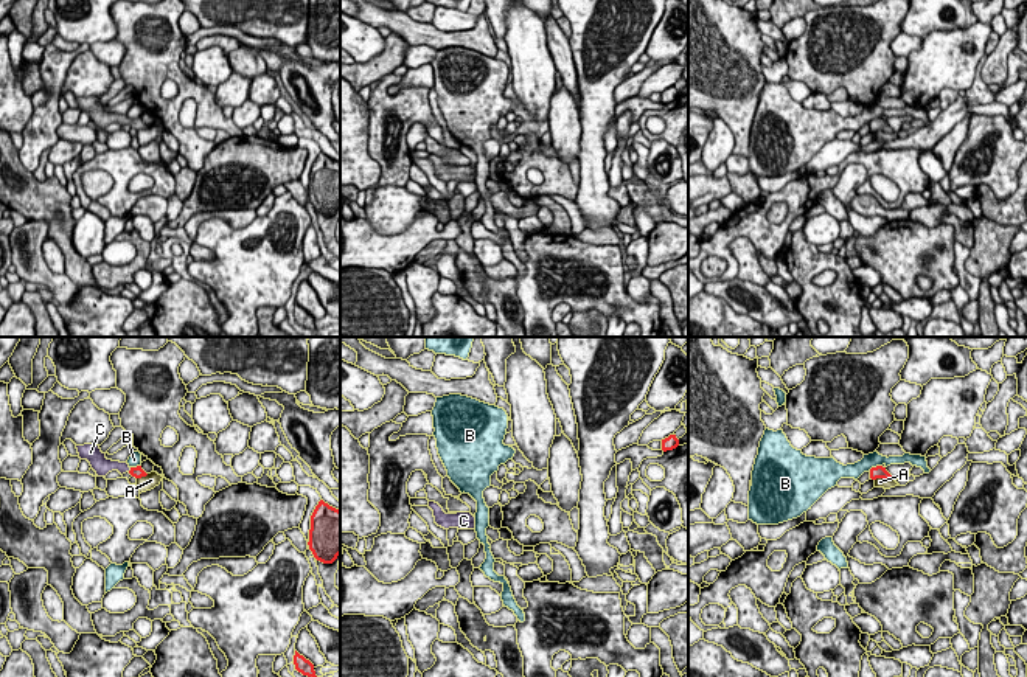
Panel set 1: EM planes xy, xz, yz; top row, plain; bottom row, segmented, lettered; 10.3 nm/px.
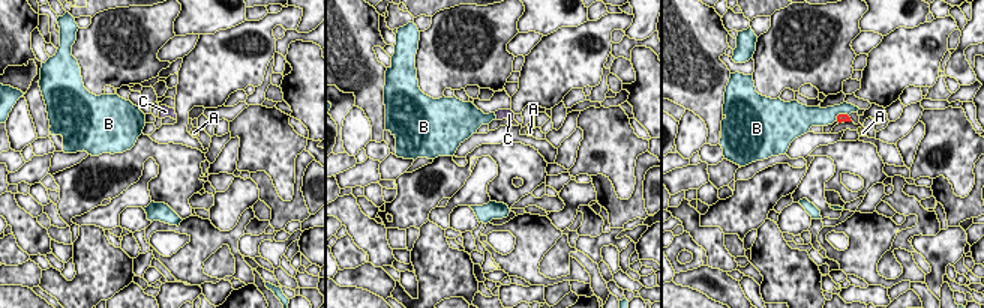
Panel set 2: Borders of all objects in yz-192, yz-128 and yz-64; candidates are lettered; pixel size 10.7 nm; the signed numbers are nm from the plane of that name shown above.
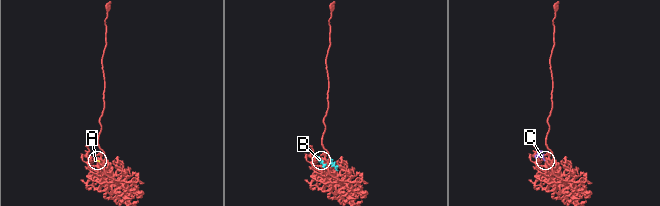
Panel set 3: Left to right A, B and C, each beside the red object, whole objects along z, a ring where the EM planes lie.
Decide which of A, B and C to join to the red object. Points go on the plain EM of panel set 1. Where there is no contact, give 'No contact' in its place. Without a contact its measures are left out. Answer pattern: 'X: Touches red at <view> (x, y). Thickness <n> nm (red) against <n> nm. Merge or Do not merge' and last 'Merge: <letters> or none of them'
A: Touches red at yz (883, 129). Thickness 130 nm (red) against 100 nm. Do not merge
B: Touches red at yz (877, 118). Thickness 130 nm (red) against 160 nm. Do not merge
C: Touches red at xy (131, 121). Thickness 120 nm (red) against 130 nm. Merge
Merge: C

